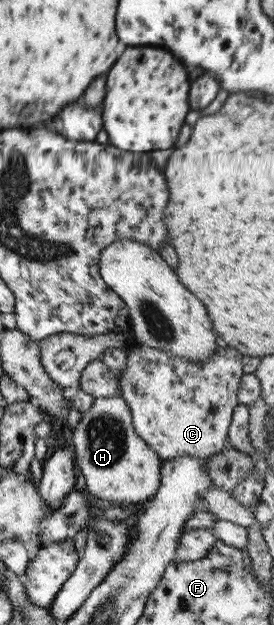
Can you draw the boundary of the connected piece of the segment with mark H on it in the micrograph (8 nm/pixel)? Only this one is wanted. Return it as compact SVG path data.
M119 396L94 398L88 412L68 436L76 450L76 466L84 477L89 497L108 502L144 502L158 489L162 464L155 452L135 432L128 407Z

